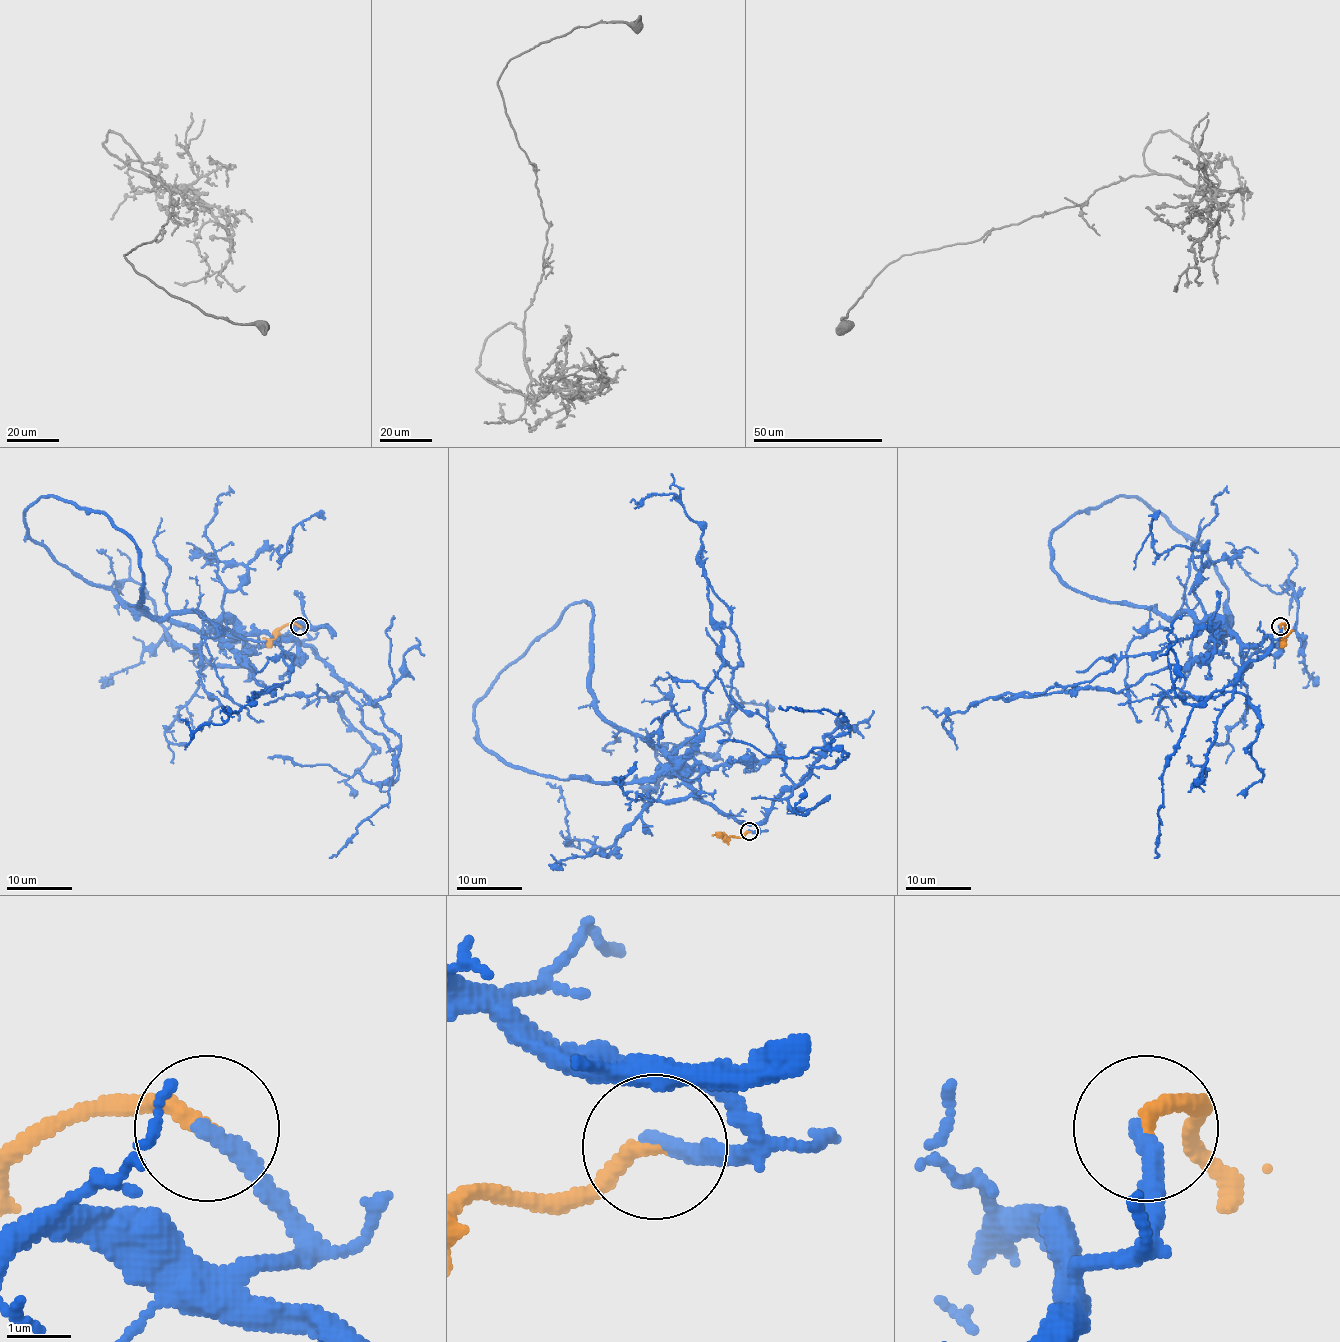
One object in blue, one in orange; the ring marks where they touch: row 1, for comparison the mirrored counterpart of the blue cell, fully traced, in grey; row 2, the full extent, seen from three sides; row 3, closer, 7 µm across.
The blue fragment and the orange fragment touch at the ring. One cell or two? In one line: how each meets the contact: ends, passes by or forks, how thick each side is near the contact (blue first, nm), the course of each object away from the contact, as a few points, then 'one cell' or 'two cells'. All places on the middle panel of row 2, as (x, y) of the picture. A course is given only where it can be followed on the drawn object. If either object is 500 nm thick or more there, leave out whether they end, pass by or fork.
blue ends there; orange ends there; 280 nm thick on the blue side, 280 nm on the other; blue runs (749, 830), (758, 830), (716, 810), (680, 769), (722, 662), (703, 529), (671, 493), (634, 508); orange runs (749, 832), (734, 837), (724, 837), (716, 832); one cell

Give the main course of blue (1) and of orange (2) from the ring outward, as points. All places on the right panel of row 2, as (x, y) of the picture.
1: (1279, 626), (1274, 640), (1244, 645), (1224, 627), (1205, 655), (1118, 693), (978, 701), (942, 724), (957, 749)
2: (1280, 626), (1285, 624), (1285, 637), (1280, 647)

